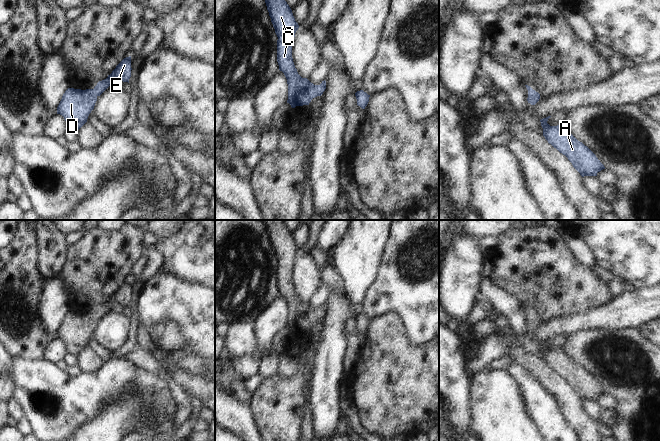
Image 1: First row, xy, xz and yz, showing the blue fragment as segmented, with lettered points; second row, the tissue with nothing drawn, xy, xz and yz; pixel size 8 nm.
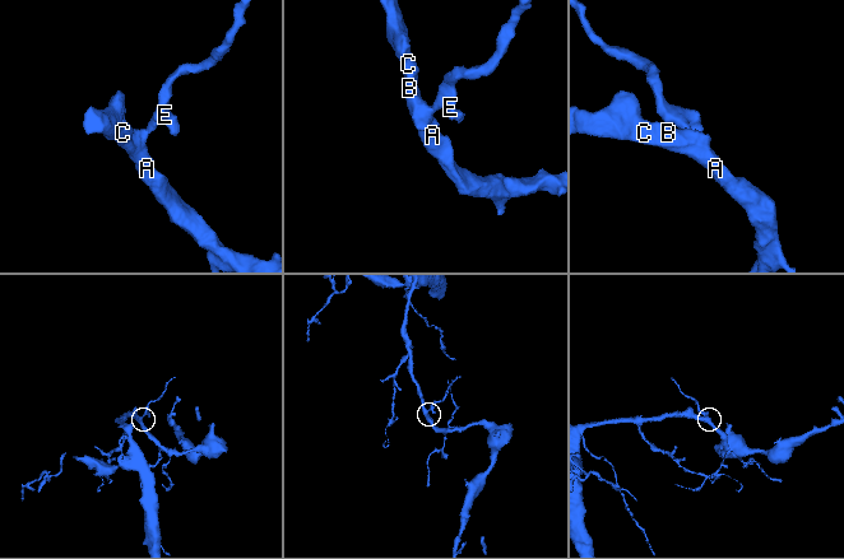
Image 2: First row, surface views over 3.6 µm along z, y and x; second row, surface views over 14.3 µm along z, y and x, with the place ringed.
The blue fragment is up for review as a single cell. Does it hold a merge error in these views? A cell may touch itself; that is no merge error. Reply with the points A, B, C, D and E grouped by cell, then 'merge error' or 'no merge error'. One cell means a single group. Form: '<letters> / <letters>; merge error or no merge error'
A B C D E; no merge error

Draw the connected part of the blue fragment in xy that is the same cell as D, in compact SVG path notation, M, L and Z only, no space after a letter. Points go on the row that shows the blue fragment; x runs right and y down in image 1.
M129 56L124 58L112 73L106 79L99 81L93 89L68 88L57 107L57 114L64 117L67 128L77 132L87 122L97 97L111 86L112 81L116 78L129 83L131 70L131 56Z

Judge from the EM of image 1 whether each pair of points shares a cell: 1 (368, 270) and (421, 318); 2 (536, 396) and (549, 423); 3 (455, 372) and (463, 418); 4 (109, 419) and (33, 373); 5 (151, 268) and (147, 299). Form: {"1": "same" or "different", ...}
{"1": "different", "2": "same", "3": "same", "4": "different", "5": "different"}

